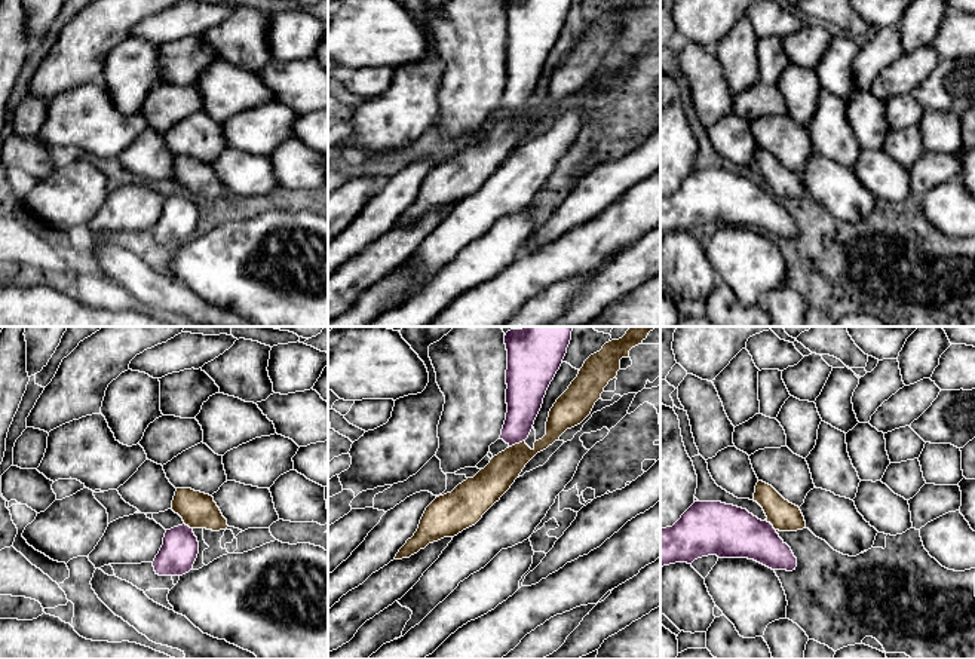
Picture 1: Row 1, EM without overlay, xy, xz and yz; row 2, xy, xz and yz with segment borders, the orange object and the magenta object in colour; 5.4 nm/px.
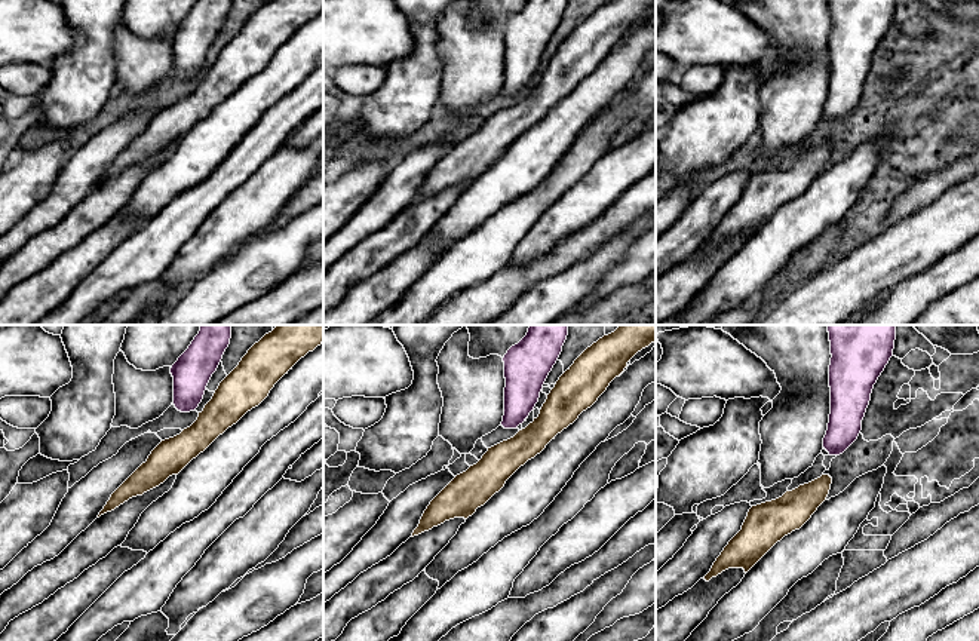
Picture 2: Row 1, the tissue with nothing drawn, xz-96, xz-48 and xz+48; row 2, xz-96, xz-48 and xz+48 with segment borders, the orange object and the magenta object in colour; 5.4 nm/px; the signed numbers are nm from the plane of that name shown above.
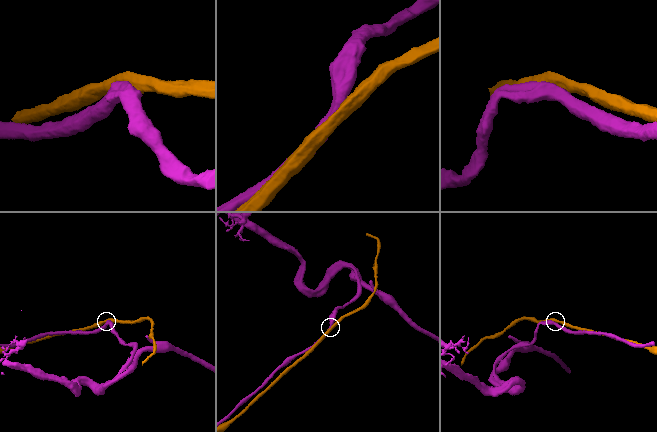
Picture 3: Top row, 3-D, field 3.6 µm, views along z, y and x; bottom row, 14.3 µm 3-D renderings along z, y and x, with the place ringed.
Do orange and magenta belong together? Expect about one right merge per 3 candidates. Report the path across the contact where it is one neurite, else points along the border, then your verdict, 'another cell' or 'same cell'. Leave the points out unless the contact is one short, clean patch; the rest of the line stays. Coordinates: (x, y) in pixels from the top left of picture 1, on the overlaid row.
border along xz (524, 440), (509, 447); another cell

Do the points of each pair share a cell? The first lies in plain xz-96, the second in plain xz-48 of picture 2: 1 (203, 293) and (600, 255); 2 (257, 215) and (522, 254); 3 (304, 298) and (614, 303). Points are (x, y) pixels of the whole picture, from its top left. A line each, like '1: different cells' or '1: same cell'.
1: same cell
2: same cell
3: same cell

